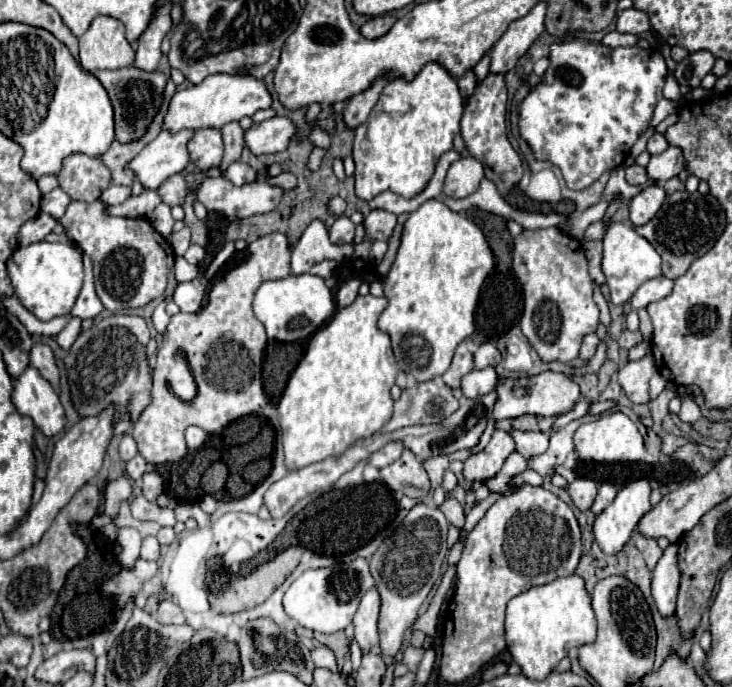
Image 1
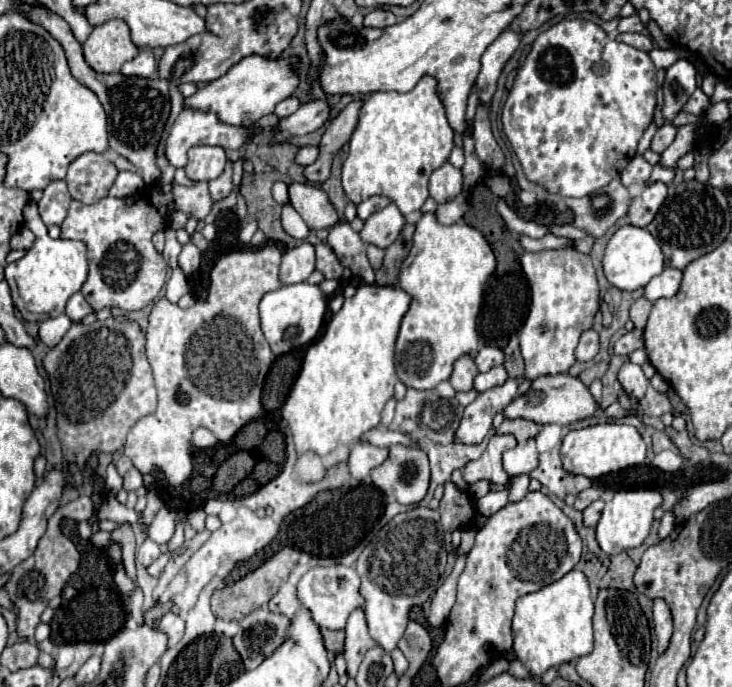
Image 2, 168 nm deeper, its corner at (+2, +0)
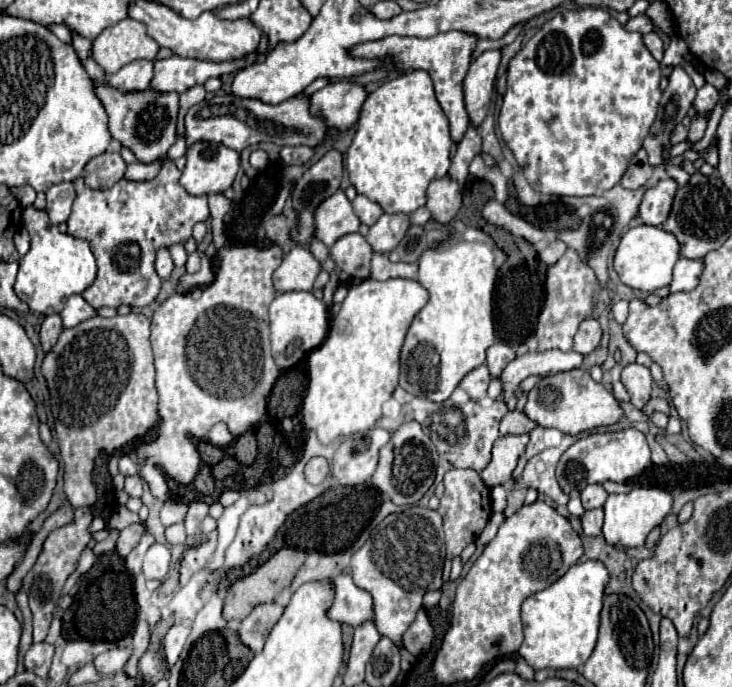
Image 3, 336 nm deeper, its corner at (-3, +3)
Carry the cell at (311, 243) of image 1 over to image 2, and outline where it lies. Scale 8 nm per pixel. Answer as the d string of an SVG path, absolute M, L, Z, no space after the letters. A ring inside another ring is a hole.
M304 241L302 245L284 253L278 279L282 285L302 283L310 277L310 273L314 271L314 265L316 265L314 247L308 241Z

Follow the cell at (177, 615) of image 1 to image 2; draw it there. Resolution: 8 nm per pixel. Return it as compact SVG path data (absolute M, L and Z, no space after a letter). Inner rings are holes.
M170 611L170 613L166 613L162 617L158 629L168 635L168 647L174 647L182 639L182 635L184 635L184 621L182 621L180 615Z

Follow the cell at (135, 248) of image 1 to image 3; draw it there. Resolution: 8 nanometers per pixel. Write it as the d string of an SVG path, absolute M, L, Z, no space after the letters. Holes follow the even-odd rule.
M165 160L159 176L147 182L119 180L109 190L91 190L83 184L83 178L77 178L73 182L77 198L67 220L67 232L75 238L87 240L97 260L97 278L83 292L83 298L93 308L119 308L121 304L141 308L157 298L163 284L163 280L155 272L157 248L185 242L191 236L193 224L205 222L209 218L207 196L187 194L179 178L181 172L177 170L175 162Z

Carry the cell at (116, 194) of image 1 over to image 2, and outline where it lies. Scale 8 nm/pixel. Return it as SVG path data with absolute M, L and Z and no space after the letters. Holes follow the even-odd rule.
M120 171L116 177L114 187L110 189L112 197L130 197L134 193L138 193L144 187L144 181L138 173L130 173L130 171Z

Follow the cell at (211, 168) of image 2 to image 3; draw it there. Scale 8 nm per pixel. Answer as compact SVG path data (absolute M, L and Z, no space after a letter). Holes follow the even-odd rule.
M195 142L187 148L187 166L181 184L191 194L225 192L239 170L239 154L223 144Z

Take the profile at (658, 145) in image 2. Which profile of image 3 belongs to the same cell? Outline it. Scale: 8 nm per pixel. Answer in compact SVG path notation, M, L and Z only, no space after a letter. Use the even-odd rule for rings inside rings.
M689 116L683 118L683 122L679 122L679 126L675 126L673 134L671 134L671 142L673 144L679 144L687 138L687 130L689 130Z

